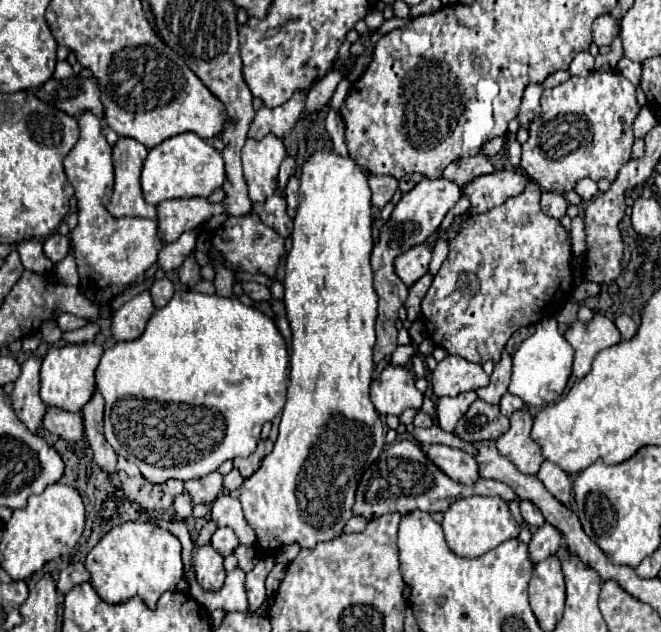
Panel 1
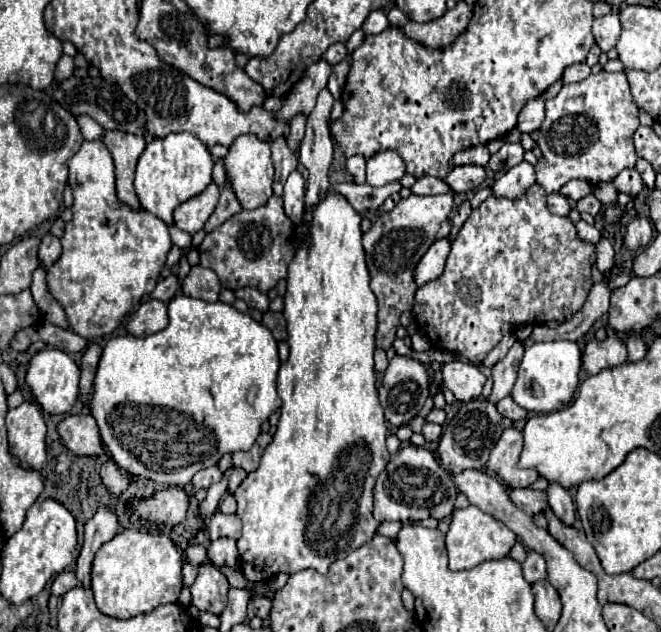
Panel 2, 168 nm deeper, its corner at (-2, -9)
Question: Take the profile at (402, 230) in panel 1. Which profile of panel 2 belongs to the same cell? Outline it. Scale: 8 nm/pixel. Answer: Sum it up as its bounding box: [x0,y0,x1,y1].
[363,192,453,350]

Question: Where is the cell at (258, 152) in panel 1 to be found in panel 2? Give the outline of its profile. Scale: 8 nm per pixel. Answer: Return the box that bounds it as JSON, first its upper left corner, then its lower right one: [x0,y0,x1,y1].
[225,134,275,210]

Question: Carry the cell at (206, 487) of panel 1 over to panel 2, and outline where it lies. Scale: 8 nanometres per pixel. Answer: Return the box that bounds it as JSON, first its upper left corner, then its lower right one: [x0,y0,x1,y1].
[193,466,221,492]

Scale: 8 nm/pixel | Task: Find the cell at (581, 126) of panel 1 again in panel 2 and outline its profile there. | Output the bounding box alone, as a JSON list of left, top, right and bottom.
[535,72,639,194]

